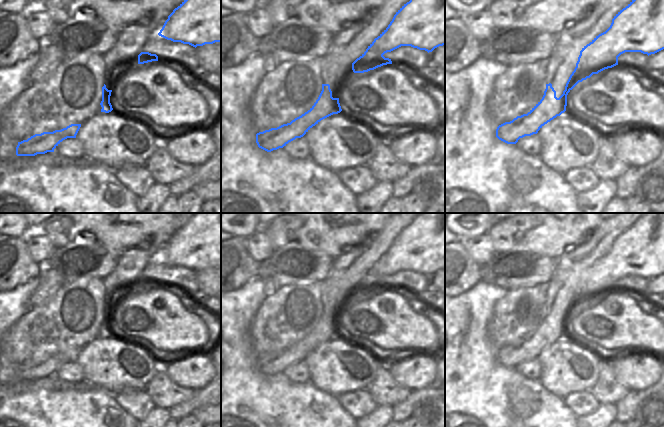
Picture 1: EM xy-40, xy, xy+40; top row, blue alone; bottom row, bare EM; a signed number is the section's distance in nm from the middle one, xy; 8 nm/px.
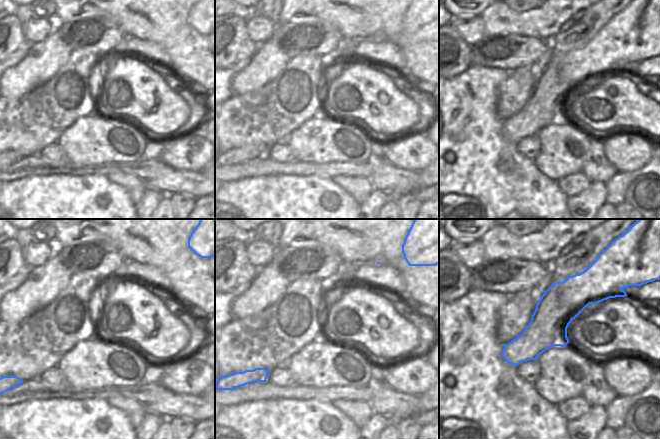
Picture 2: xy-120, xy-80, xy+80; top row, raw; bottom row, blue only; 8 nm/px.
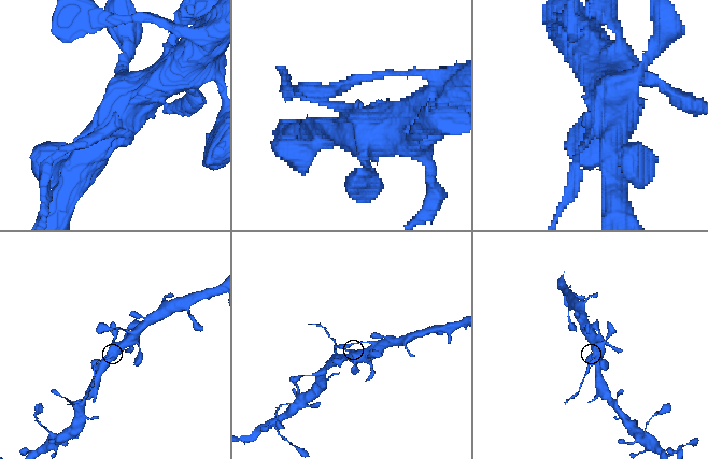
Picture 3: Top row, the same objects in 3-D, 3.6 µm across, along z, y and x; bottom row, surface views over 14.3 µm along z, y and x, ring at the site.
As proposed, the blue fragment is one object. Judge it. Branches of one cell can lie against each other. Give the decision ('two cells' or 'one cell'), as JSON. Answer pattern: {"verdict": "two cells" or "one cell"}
{"verdict": "two cells"}

